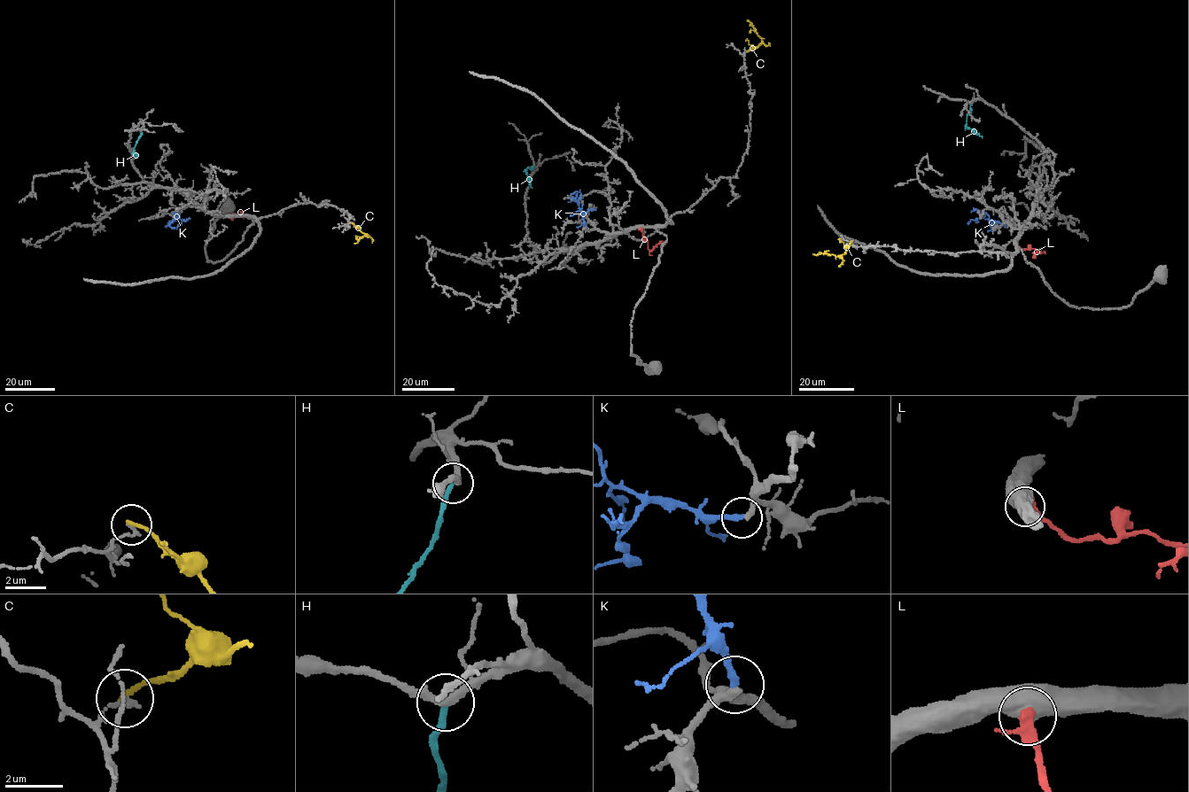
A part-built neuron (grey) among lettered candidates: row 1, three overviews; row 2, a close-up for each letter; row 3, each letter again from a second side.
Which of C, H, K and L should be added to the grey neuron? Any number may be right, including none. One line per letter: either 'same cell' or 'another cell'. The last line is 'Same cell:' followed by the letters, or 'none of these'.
C: another cell
H: same cell
K: same cell
L: another cell
Same cell: H, K

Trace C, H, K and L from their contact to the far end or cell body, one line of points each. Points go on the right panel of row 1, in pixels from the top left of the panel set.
C: (852, 241), (839, 256), (813, 254)
H: (971, 103), (966, 125), (982, 137)
K: (1008, 224), (995, 222), (986, 214), (967, 224)
L: (1016, 244), (1022, 249), (1040, 251), (1032, 257)

